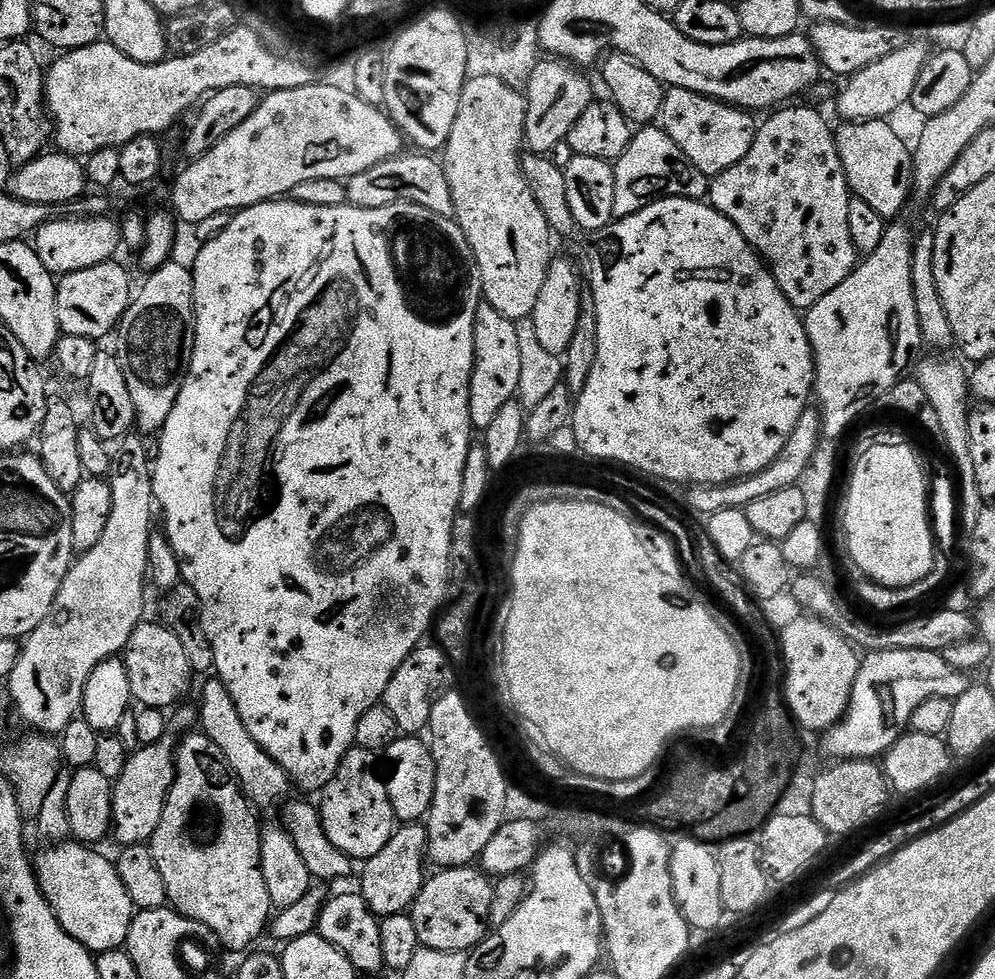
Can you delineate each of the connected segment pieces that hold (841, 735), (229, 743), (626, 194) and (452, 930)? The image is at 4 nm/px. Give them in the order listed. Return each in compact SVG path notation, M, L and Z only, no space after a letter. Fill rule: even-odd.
M882 650L861 659L858 678L843 718L823 733L829 761L876 760L909 731L912 715L928 699L956 701L970 685L967 672L954 670L943 654L930 650Z
M219 678L208 679L212 680L206 681L200 688L199 731L208 736L210 742L214 742L214 746L218 746L222 758L228 764L228 771L240 785L240 791L257 809L268 808L276 803L279 805L289 795L288 775L266 754L266 750L262 750L262 746L258 746L258 742L254 742L254 738L250 738L250 732L246 730L242 718L238 718L238 712L224 683Z
M644 126L633 135L626 154L615 161L614 167L614 217L638 214L656 200L665 200L671 196L681 196L687 200L703 201L710 187L710 177L702 174L678 150L674 138L664 133L663 127Z
M476 866L446 868L437 871L436 874L437 876L429 875L425 879L422 890L416 895L416 901L412 903L410 915L414 922L414 930L418 930L418 938L425 948L469 953L482 943L490 931L488 919L493 881Z

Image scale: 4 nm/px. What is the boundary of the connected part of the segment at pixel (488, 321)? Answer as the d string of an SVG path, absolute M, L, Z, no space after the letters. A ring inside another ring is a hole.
M480 303L474 318L474 370L470 378L470 418L473 429L483 430L494 422L498 410L516 396L518 378L522 374L522 358L518 355L518 330L494 306Z

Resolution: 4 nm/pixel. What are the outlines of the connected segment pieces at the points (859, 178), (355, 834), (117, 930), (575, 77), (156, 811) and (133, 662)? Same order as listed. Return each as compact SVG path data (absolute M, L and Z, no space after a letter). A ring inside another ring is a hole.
M887 119L882 120L857 120L844 122L835 129L834 135L838 146L838 158L842 158L842 170L848 179L848 191L855 199L867 202L886 222L891 222L901 215L900 212L908 204L908 199L913 199L912 186L912 158L913 153L904 145L904 140L891 128Z
M352 747L338 766L334 778L318 796L320 821L326 838L330 838L342 854L351 856L356 862L374 858L374 854L390 842L392 833L398 827L396 815L390 810L390 798L386 794L381 769L376 769L376 760L373 753Z
M60 842L46 848L48 849L34 860L36 880L40 883L46 902L50 902L62 930L66 930L70 938L82 942L82 946L86 946L93 954L124 948L128 942L134 909L130 894L126 894L126 886L122 886L122 878L118 878L115 863L111 859L107 860L95 847L79 842Z
M540 58L528 75L526 87L526 122L524 123L524 143L527 151L546 154L558 146L558 142L568 139L574 122L582 118L586 106L594 103L592 84L583 76L577 65L567 60Z
M166 734L158 742L137 747L129 755L125 769L112 785L112 822L117 845L148 844L158 822L162 822L162 810L166 806L168 792L176 777L176 750L171 735Z
M142 622L133 629L125 647L123 662L127 667L127 677L133 699L147 708L168 709L177 705L188 690L193 670L186 658L186 652L170 628L165 625Z

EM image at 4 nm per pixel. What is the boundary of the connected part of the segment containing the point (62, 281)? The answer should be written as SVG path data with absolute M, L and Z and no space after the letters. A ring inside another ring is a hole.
M117 262L99 264L90 266L86 270L77 272L65 272L59 277L56 285L56 313L58 314L58 326L61 333L66 336L77 336L87 340L103 341L104 335L111 333L119 325L121 318L124 317L124 311L131 304L134 295L134 284L128 277L128 272Z

